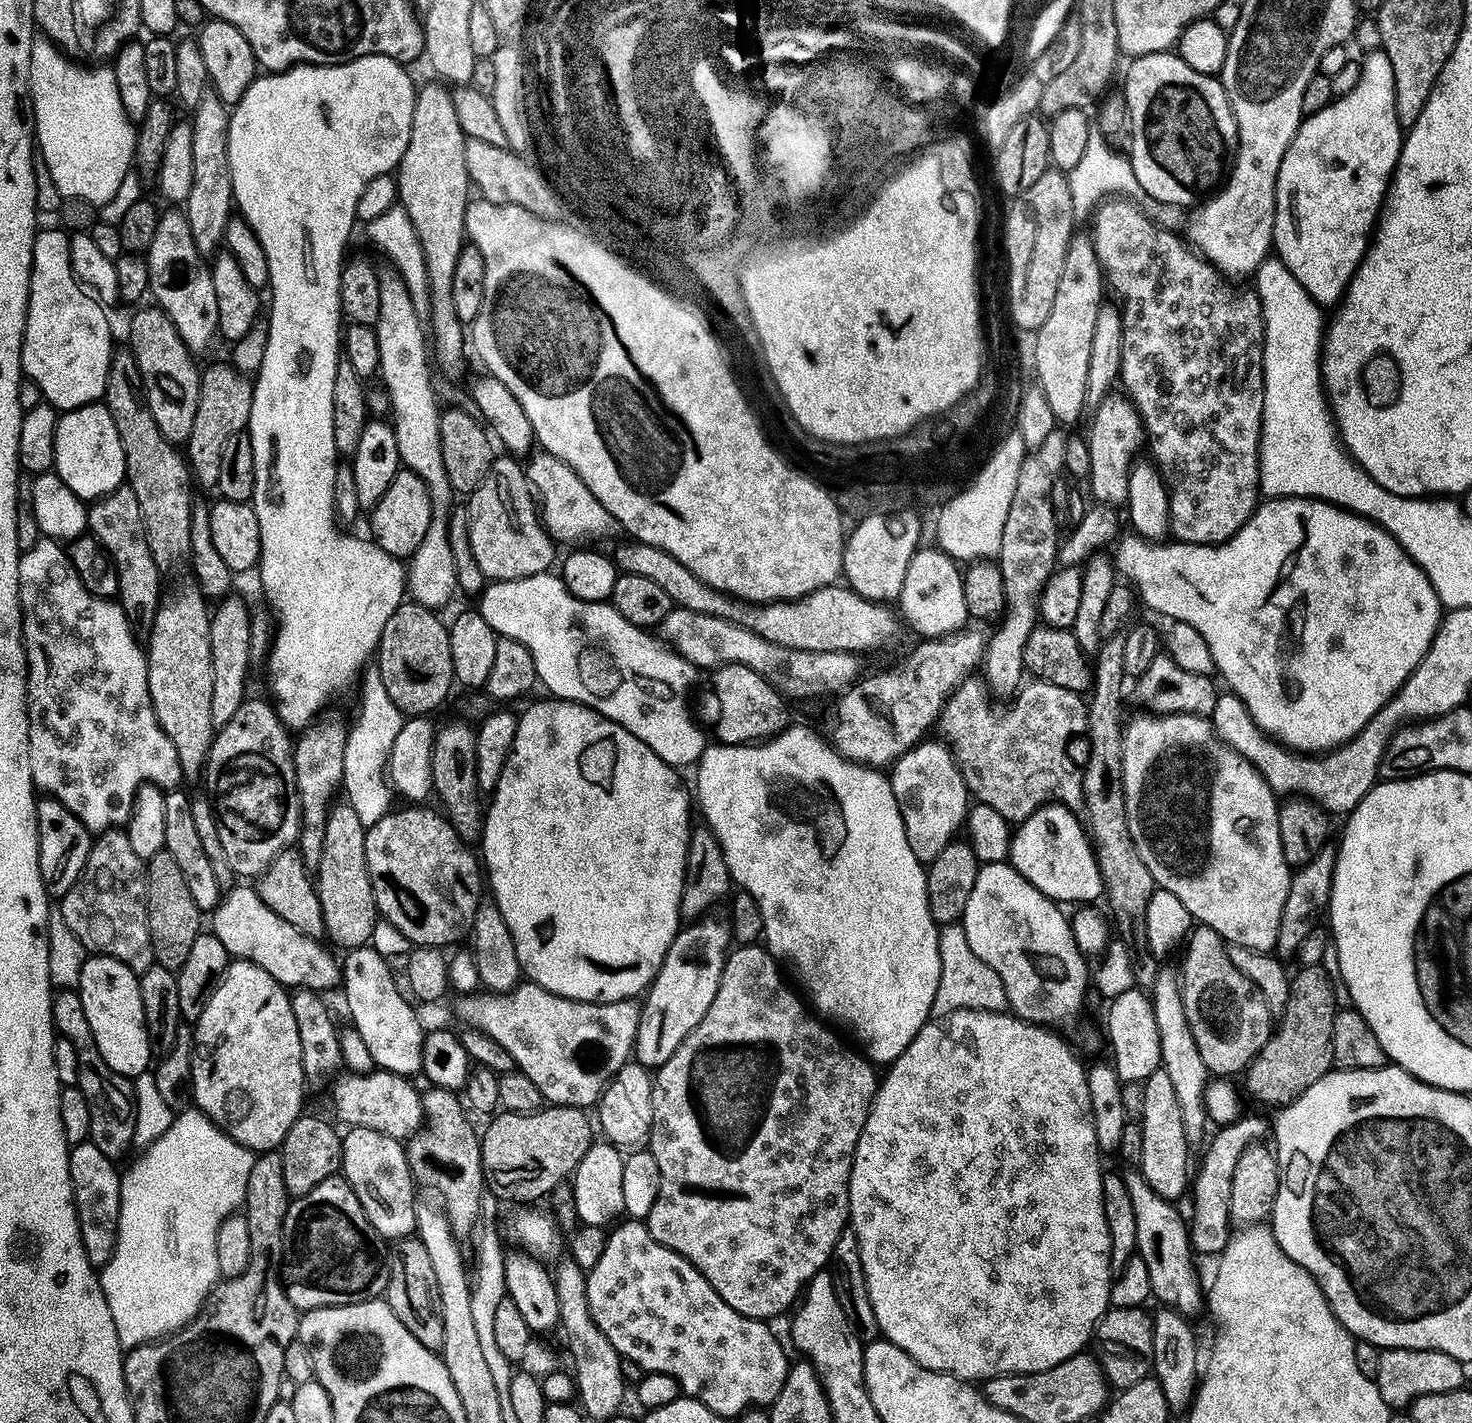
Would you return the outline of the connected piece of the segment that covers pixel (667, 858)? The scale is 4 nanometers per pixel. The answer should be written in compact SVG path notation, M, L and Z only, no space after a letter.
M547 699L519 713L518 734L514 734L506 766L502 766L502 774L491 793L492 805L489 808L487 805L484 812L482 864L486 869L486 884L490 896L492 892L491 899L498 910L502 910L502 918L506 918L506 926L510 926L514 950L518 950L521 973L531 983L571 1000L585 1000L595 1004L630 1000L639 997L652 983L665 960L666 950L673 944L680 929L681 894L692 829L690 796L689 793L687 796L682 786L677 769L662 762L662 758L658 758L658 754L654 754L654 750L650 750L642 738L634 738L630 730L618 726L618 722L598 714L598 710L590 706L576 704L572 700Z

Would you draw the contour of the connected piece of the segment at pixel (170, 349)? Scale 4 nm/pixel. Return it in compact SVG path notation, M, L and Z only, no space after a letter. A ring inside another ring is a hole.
M159 306L137 307L132 321L128 324L127 347L131 348L136 359L141 382L144 384L144 397L158 422L158 430L170 443L183 445L190 438L194 426L194 413L198 410L198 390L200 389L201 369L196 368L194 353L175 329L174 322Z

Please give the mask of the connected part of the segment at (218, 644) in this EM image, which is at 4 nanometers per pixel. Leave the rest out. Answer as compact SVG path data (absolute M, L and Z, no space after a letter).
M228 594L211 609L210 615L210 659L213 662L214 694L210 714L213 729L220 729L234 718L238 706L249 695L248 664L252 655L252 618L248 604L240 596Z

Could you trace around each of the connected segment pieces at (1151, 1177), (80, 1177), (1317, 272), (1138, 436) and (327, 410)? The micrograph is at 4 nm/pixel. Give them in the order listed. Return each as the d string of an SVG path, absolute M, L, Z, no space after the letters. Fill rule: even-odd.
M1163 1066L1154 1069L1144 1081L1144 1101L1140 1104L1138 1123L1142 1130L1142 1162L1138 1171L1144 1175L1146 1182L1162 1198L1176 1202L1184 1191L1190 1188L1190 1168L1188 1172L1188 1151L1190 1145L1186 1130L1182 1130L1182 1110L1178 1110L1178 1094L1170 1083L1170 1074Z
M91 1142L71 1145L68 1165L72 1197L76 1203L76 1225L80 1228L84 1253L94 1266L103 1266L110 1262L118 1238L121 1169L116 1169L119 1168L117 1161L106 1158L106 1154Z
M1375 51L1360 60L1360 77L1356 80L1354 90L1350 90L1350 94L1335 97L1324 109L1313 112L1307 118L1301 119L1300 128L1294 134L1294 138L1282 158L1282 166L1278 170L1276 217L1274 218L1274 234L1272 235L1274 252L1282 262L1286 262L1290 274L1294 274L1294 278L1298 278L1298 282L1302 282L1306 294L1310 294L1310 298L1314 298L1314 302L1321 306L1327 306L1327 304L1336 306L1343 300L1344 291L1347 290L1352 275L1356 272L1356 268L1360 265L1365 252L1368 250L1370 237L1378 224L1380 205L1384 203L1384 196L1388 192L1388 181L1391 180L1392 171L1395 170L1400 157L1402 129L1394 110L1394 70L1390 70L1390 58L1386 58L1383 51Z
M1109 394L1097 406L1097 410L1091 413L1092 429L1086 433L1086 441L1089 448L1090 464L1086 477L1086 484L1092 487L1091 499L1097 505L1117 506L1127 501L1128 473L1131 471L1134 461L1137 459L1136 451L1146 444L1144 435L1144 423L1140 421L1140 415L1136 413L1135 406L1127 395Z
M363 56L345 64L297 64L295 68L288 68L284 72L260 74L252 81L244 97L231 109L228 121L228 157L232 175L232 198L239 215L250 226L250 230L254 230L266 254L266 262L270 266L268 288L270 293L272 292L272 313L266 317L268 341L266 354L262 358L262 366L254 376L252 409L246 431L250 442L253 443L254 452L254 484L250 503L256 511L258 530L261 532L258 571L260 570L260 584L264 587L264 596L268 599L269 606L267 607L274 613L274 635L266 653L268 688L272 691L271 699L274 701L276 715L279 716L281 724L289 730L301 730L307 727L329 707L328 699L331 696L346 691L352 683L353 687L361 679L366 665L373 659L376 649L380 647L382 626L390 622L390 614L394 614L398 606L406 600L405 565L396 557L386 554L386 550L379 548L376 543L369 542L367 539L366 541L359 540L356 536L347 536L346 533L340 532L341 525L338 523L334 510L334 474L338 463L338 453L334 442L333 389L335 368L342 359L342 313L339 288L340 274L346 263L344 251L348 248L352 227L357 227L358 224L356 211L358 198L362 198L362 190L366 190L366 186L374 178L389 175L399 165L402 154L410 142L418 88L415 83L412 85L412 76L408 71L409 69L399 60L392 60L389 56Z

